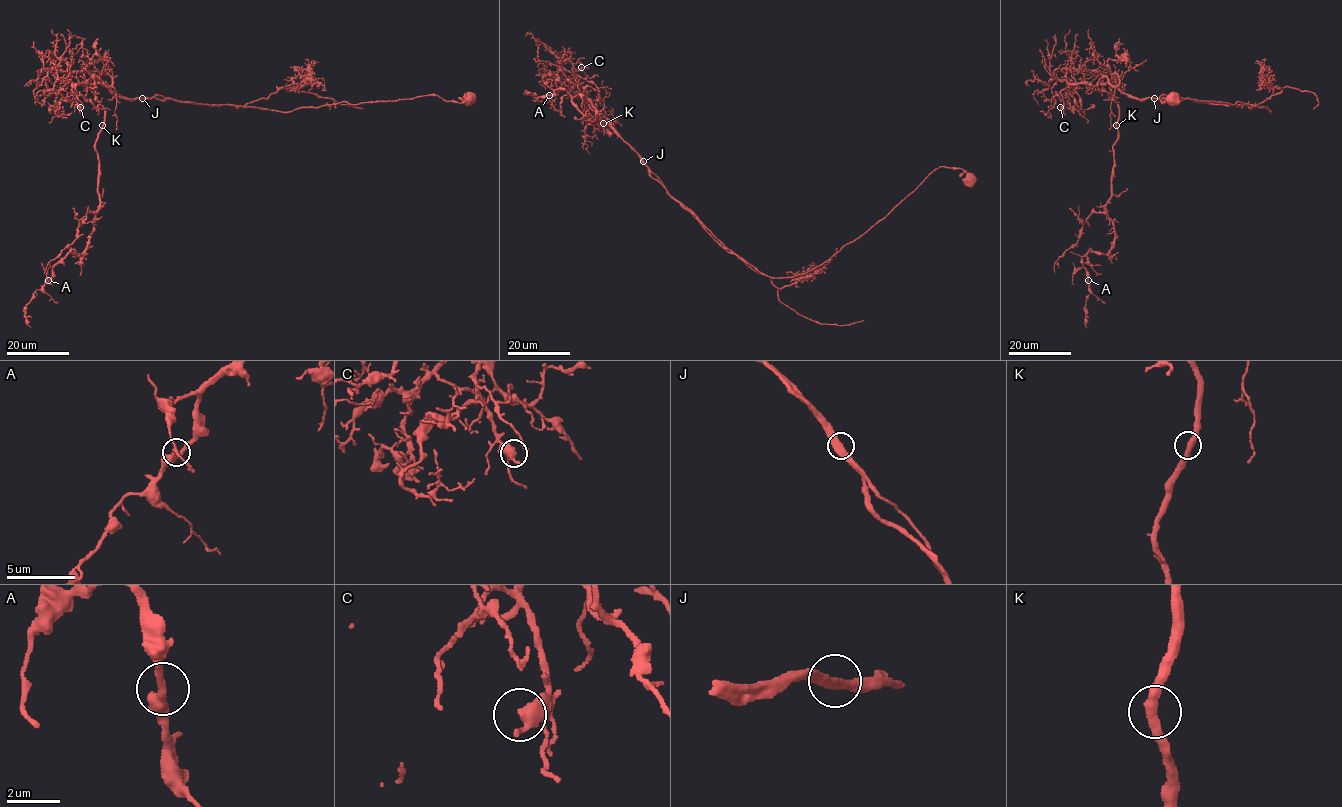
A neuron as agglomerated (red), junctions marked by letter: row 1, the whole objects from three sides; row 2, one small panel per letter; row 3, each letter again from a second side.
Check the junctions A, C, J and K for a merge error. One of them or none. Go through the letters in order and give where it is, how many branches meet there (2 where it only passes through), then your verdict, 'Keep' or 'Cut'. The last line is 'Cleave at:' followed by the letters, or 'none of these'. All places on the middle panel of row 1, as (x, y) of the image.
A: Place: (549, 95). Branches: 2. Keep
C: Place: (581, 67). Branches: 2. Keep
J: Place: (643, 161). Branches: 2. Cut
K: Place: (603, 123). Branches: 2. Keep
Cleave at: J

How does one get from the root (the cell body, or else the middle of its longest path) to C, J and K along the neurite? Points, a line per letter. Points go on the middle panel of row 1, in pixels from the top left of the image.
C: (969, 181), (961, 168), (935, 168), (822, 263), (769, 277), (650, 175), (590, 105), (573, 71), (581, 67)
J: (969, 181), (961, 168), (935, 168), (822, 263), (791, 277), (769, 277), (727, 249), (643, 161)
K: (969, 181), (961, 168), (935, 168), (822, 263), (769, 277), (727, 249), (603, 123)

